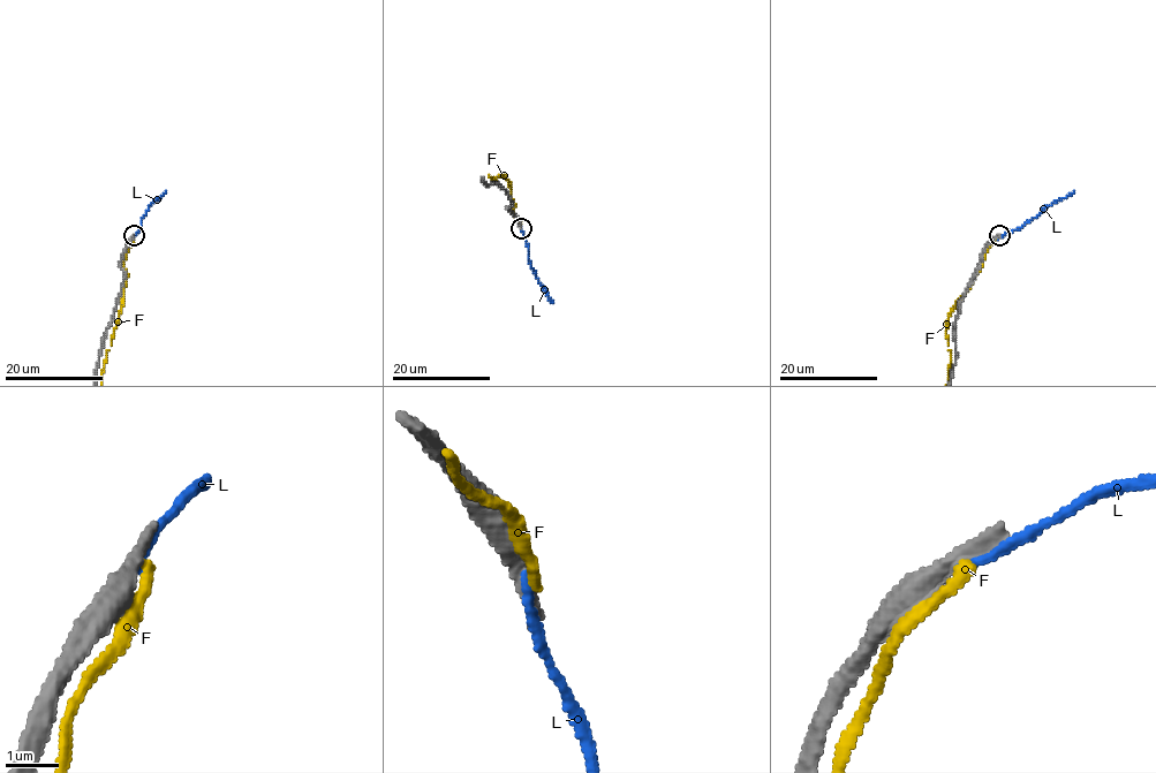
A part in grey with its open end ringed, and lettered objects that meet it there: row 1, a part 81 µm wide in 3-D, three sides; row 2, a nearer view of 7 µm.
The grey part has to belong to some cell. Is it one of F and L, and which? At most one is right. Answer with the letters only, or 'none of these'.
none of these

